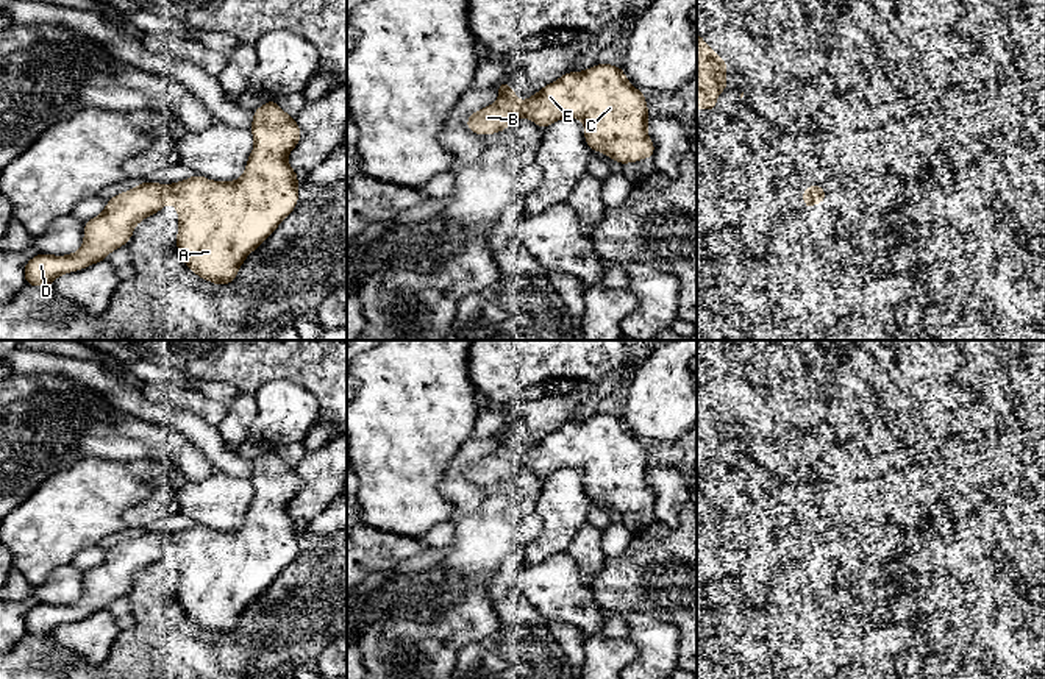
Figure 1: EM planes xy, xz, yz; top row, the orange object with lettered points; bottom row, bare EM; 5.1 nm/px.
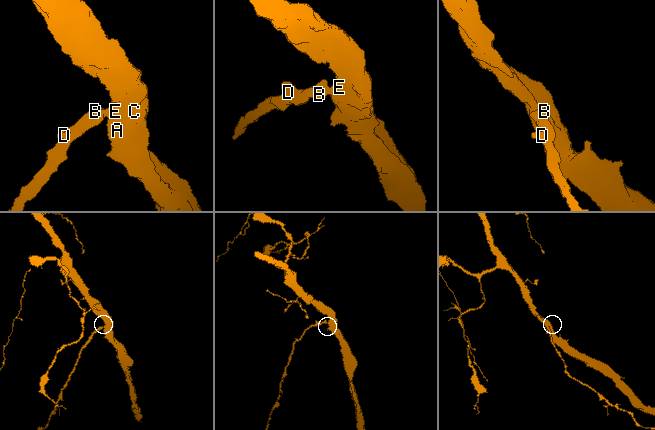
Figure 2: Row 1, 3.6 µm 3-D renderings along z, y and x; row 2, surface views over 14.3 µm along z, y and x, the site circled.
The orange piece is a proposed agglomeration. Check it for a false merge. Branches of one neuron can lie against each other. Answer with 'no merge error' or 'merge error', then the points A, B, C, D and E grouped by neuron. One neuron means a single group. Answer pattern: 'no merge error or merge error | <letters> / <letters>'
no merge error | A B C D E

